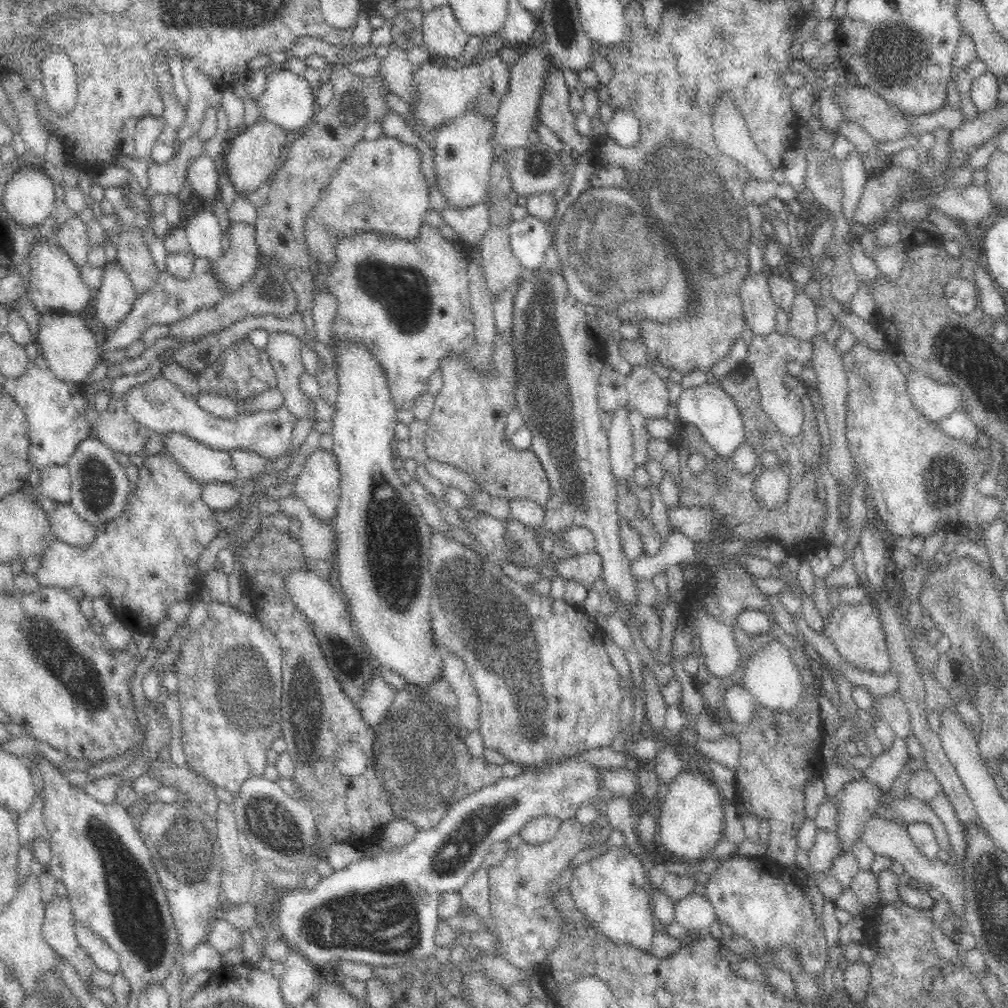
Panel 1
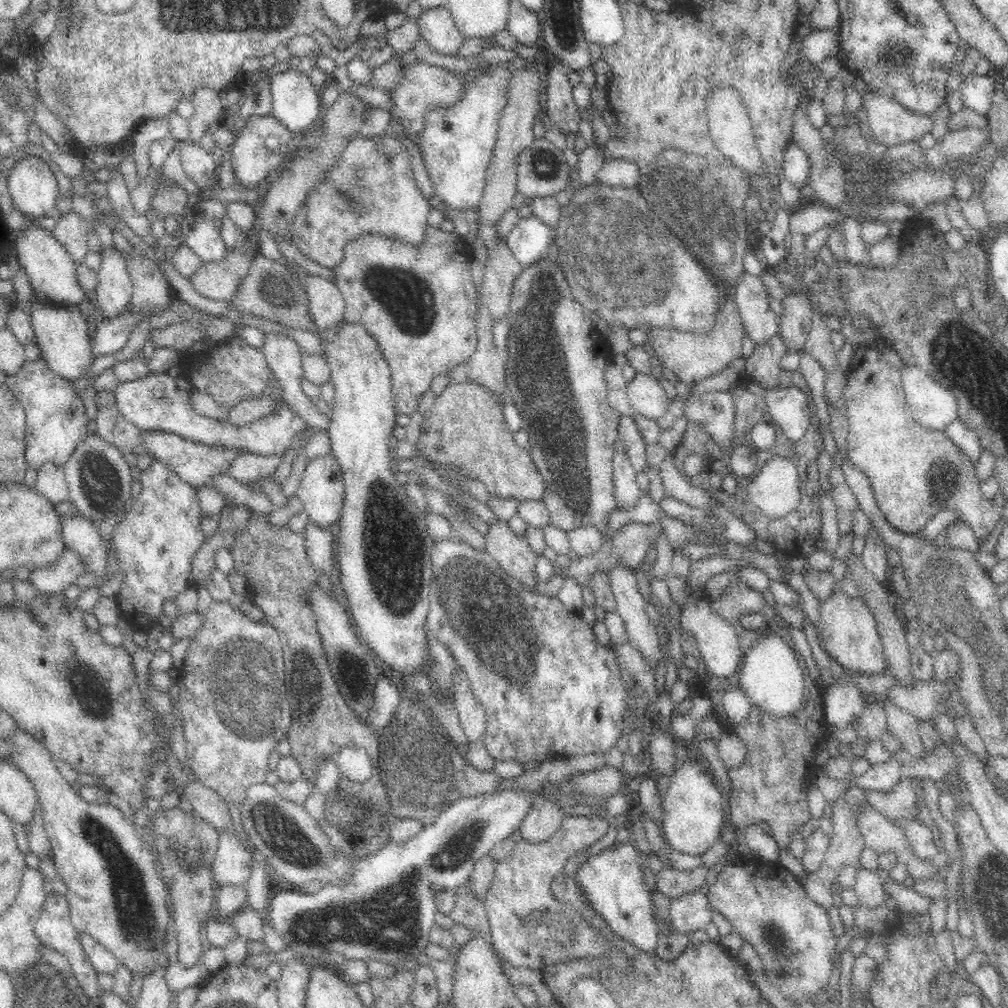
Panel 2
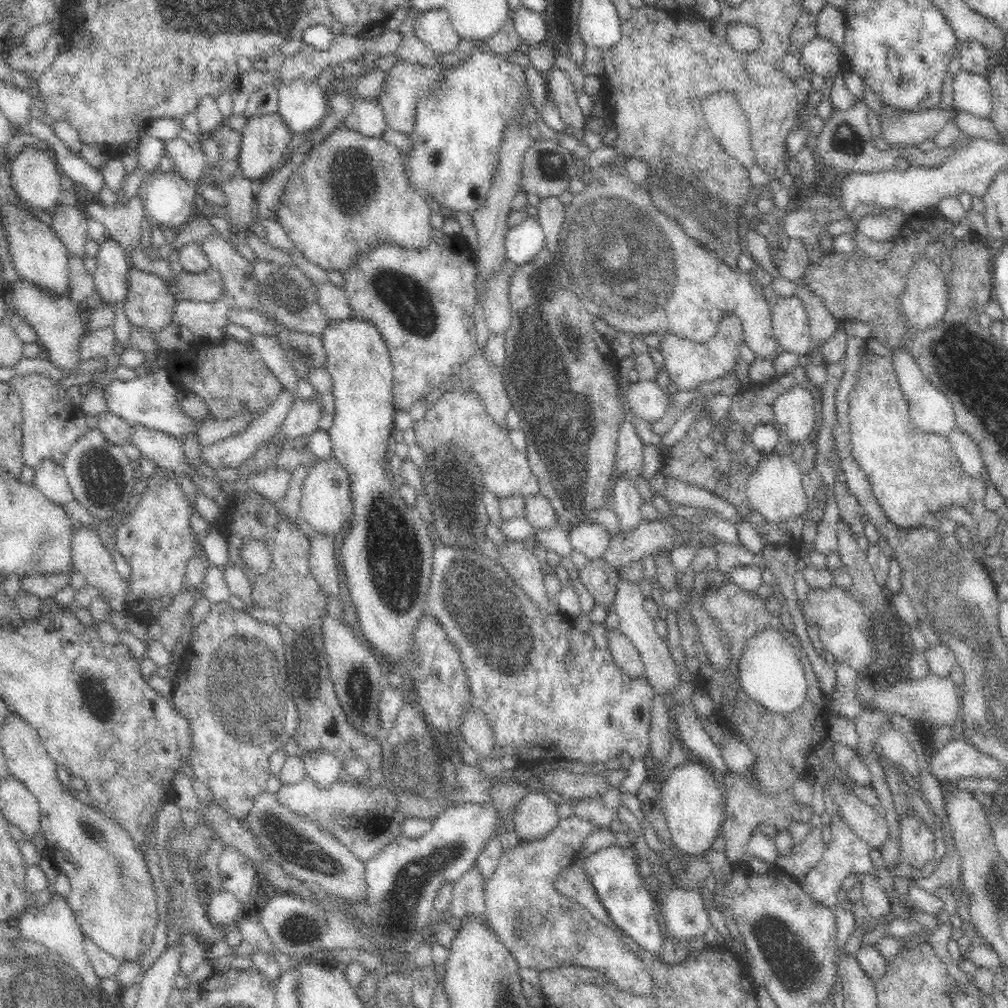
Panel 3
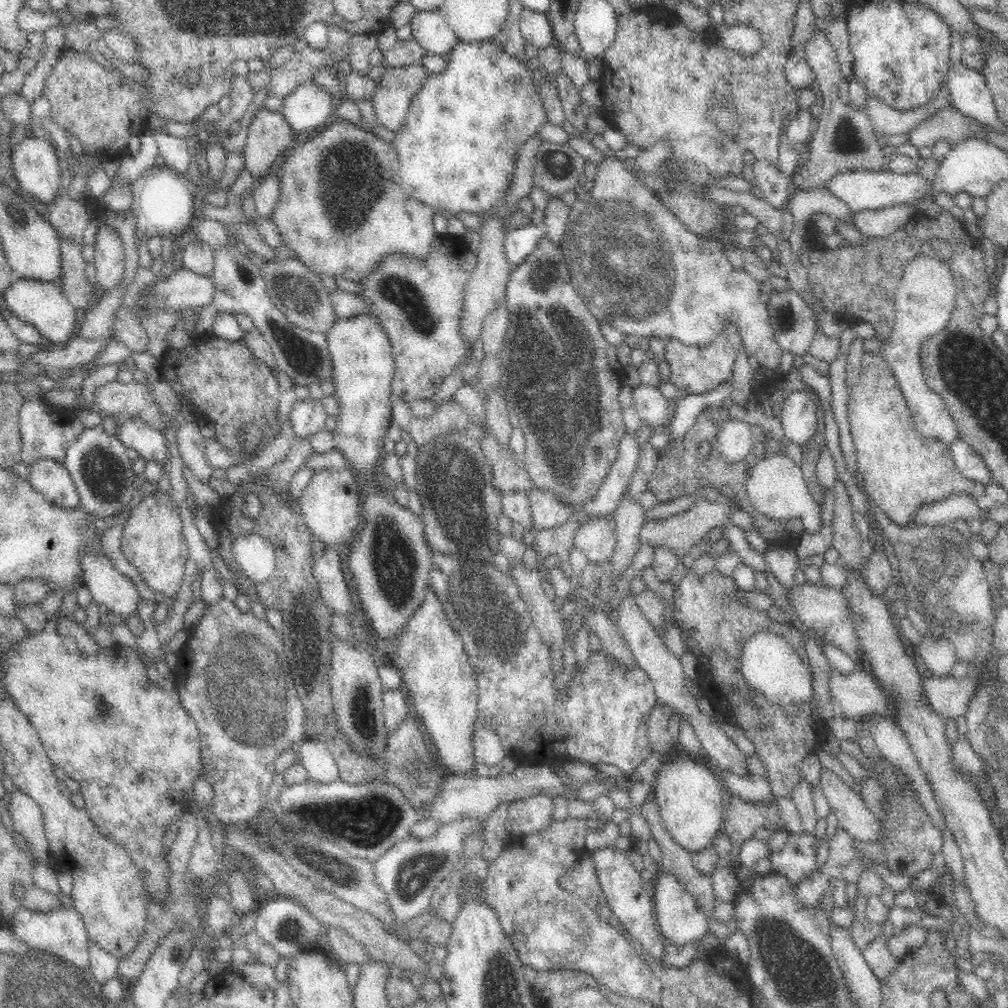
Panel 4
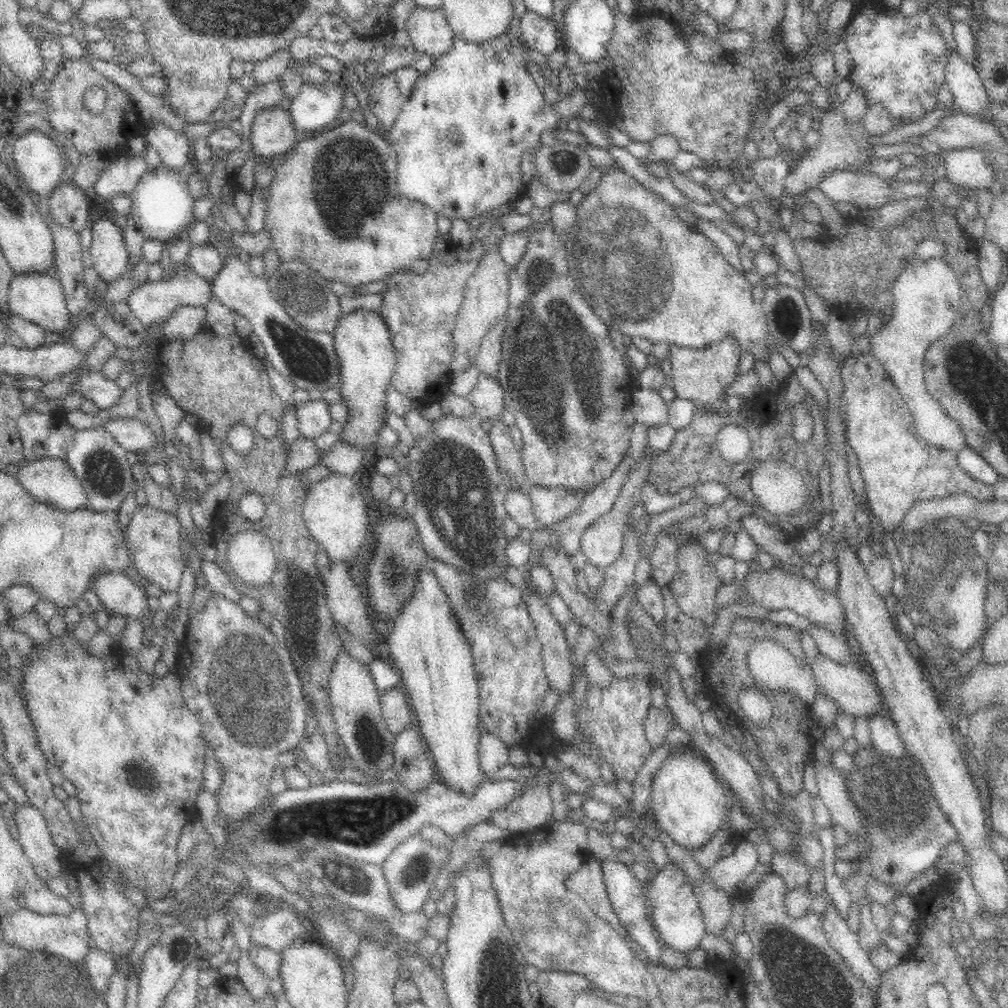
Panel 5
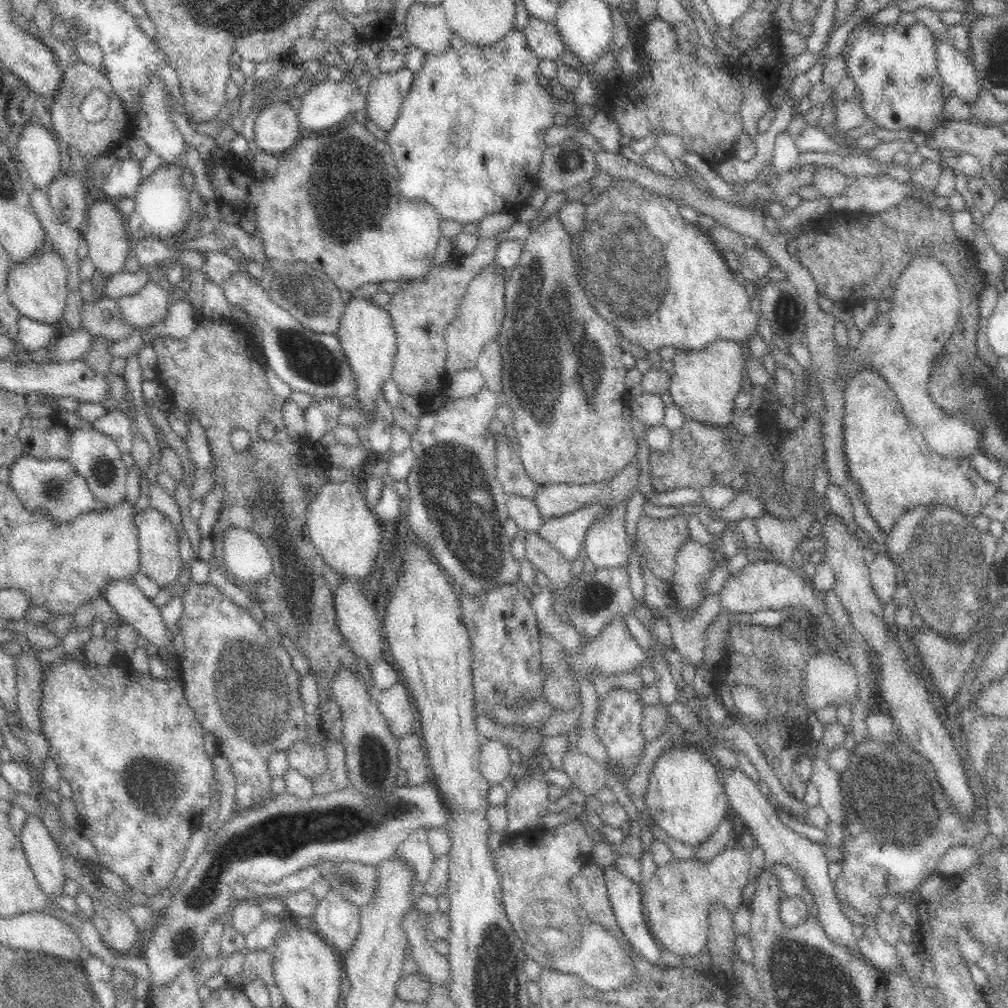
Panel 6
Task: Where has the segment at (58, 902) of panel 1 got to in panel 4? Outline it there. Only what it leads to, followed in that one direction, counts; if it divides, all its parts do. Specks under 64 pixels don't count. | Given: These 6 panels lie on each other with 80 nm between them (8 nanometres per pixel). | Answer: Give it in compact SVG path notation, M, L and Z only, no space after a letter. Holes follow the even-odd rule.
M70 904L47 913L39 913L24 906L5 920L6 927L18 941L29 949L38 949L53 954L68 963L87 971L89 960L89 936L81 914Z

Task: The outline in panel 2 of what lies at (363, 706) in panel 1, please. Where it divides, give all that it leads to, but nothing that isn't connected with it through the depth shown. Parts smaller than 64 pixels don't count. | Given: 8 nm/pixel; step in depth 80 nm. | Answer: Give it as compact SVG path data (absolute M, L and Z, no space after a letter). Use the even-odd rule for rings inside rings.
M380 676L374 689L372 710L369 714L369 724L377 732L385 729L393 720L402 693L391 678Z

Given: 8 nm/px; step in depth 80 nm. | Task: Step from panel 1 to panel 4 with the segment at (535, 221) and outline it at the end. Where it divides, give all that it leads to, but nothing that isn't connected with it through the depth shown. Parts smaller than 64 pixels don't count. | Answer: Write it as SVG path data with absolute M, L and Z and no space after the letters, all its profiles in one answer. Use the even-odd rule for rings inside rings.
M539 220L532 226L520 227L505 233L504 252L512 268L517 267L528 254L532 254L536 242L543 234Z

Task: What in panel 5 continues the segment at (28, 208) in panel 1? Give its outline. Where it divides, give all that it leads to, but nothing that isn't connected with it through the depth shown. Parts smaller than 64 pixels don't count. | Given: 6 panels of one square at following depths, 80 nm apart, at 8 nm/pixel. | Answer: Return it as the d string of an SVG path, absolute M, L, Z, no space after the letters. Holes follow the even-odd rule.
M30 128L14 145L15 167L28 191L47 198L61 178L62 156L42 130Z

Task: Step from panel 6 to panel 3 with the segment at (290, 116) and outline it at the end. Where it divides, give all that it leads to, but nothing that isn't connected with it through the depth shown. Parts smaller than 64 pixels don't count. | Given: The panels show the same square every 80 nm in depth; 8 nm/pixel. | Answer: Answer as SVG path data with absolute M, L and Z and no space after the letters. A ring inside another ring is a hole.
M277 112L254 115L248 119L242 131L242 144L238 158L241 173L252 181L264 180L274 169L284 163L282 158L288 148L288 142L292 140L292 133Z

